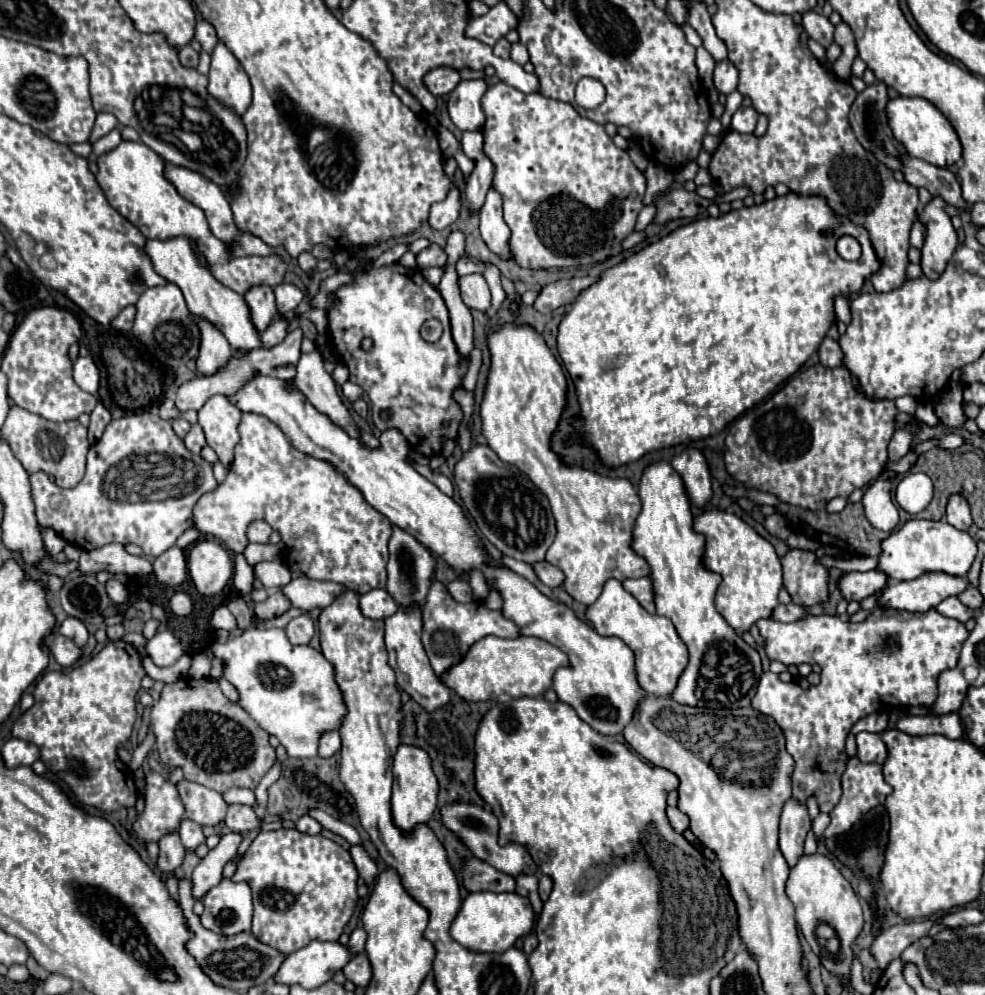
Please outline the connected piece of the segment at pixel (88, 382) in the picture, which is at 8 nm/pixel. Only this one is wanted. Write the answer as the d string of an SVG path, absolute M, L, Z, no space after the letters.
M91 356L77 358L77 362L73 364L73 378L75 378L77 386L83 388L85 392L97 394L101 374L99 374L99 368Z

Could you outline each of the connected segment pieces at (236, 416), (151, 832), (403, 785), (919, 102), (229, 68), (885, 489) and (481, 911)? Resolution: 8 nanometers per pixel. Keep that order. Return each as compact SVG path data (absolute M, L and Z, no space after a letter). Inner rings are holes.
M215 394L203 404L197 416L205 432L207 444L217 452L223 466L229 468L233 458L233 448L239 442L237 428L241 422L241 412L235 406L231 406L231 402L227 402L225 396Z
M157 772L147 778L145 810L137 816L133 830L143 842L159 842L163 836L177 832L185 818L185 806L179 792Z
M399 746L393 758L393 796L391 796L391 812L393 812L393 822L399 830L411 832L419 824L427 824L429 818L433 816L437 808L437 788L439 784L435 782L433 770L431 770L431 760L423 750L417 746Z
M897 96L891 98L885 106L887 118L889 118L889 128L895 136L895 140L899 140L907 154L919 160L925 160L933 166L947 166L947 164L955 164L961 158L961 142L953 130L953 126L947 122L947 118L925 98L907 98L907 96Z
M219 42L211 54L207 78L209 94L237 116L243 116L251 104L251 82L239 60L223 42Z
M885 470L881 474L881 478L863 496L867 520L871 524L879 524L879 530L883 530L883 532L891 532L899 524L897 506L893 504L891 492L889 492L893 476L895 476L893 472Z
M473 892L463 900L463 906L451 926L451 936L467 950L481 954L503 954L519 938L527 936L535 924L535 912L527 898L519 894Z

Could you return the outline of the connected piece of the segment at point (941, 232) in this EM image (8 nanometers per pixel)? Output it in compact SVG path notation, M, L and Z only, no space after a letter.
M933 196L929 204L917 210L917 220L925 226L925 242L921 248L921 270L935 280L945 270L957 248L957 232L945 212L945 202Z

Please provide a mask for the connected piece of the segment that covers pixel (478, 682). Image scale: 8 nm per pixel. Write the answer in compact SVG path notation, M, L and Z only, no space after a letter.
M487 636L475 642L475 646L471 646L471 650L467 652L467 658L463 658L459 666L453 666L441 678L441 682L469 702L497 698L499 694L509 694L513 698L543 696L551 688L555 670L561 666L569 666L567 654L563 654L559 648L545 640L531 636L519 636L515 640Z

